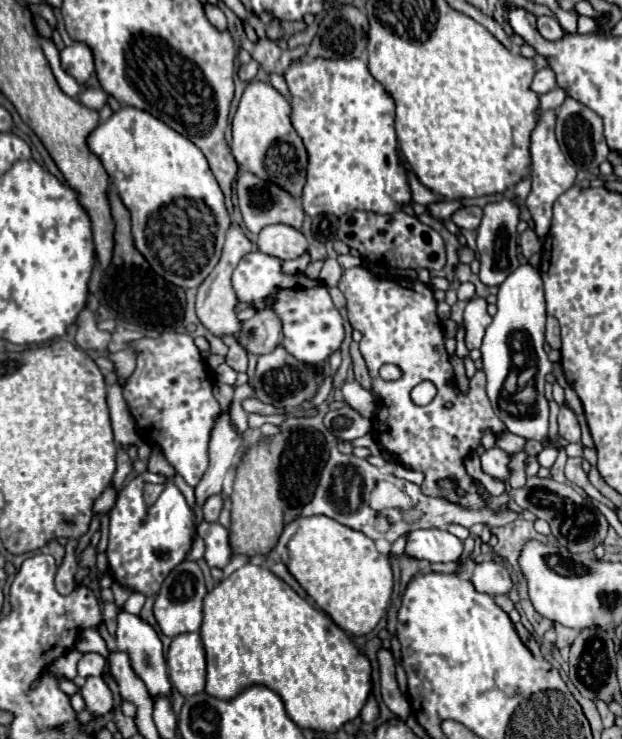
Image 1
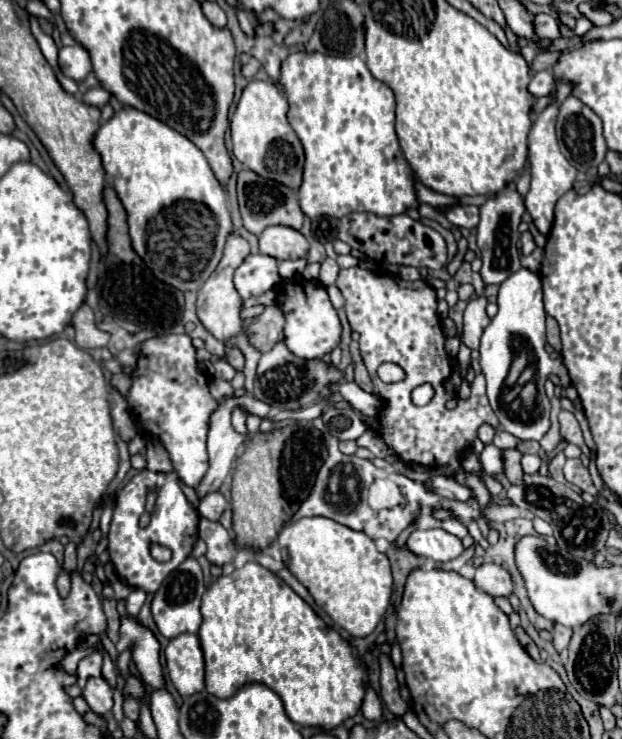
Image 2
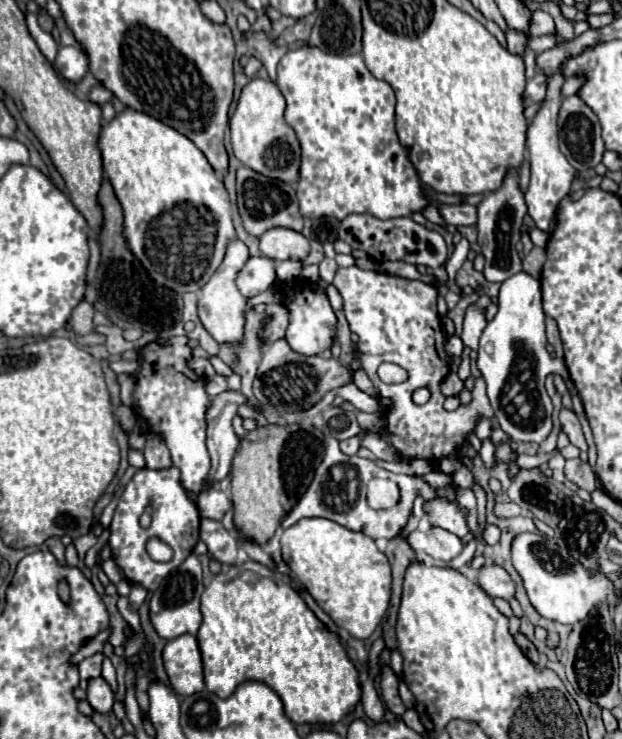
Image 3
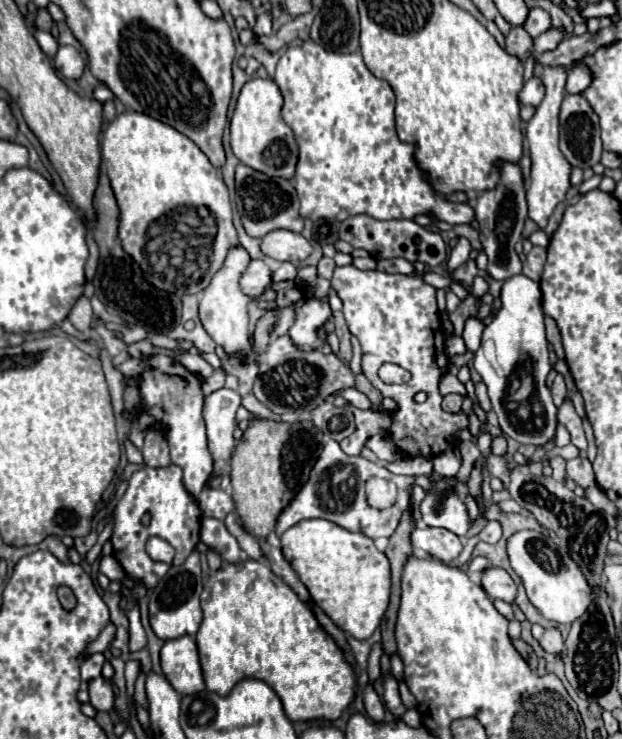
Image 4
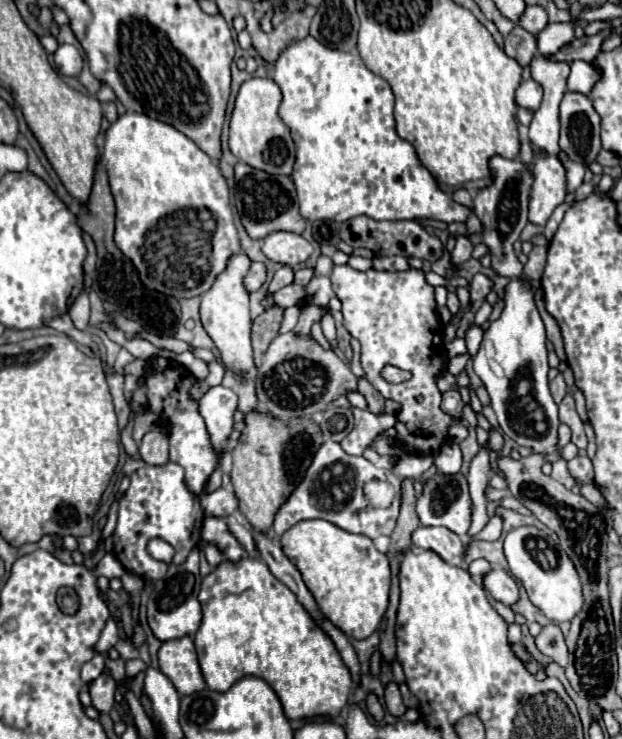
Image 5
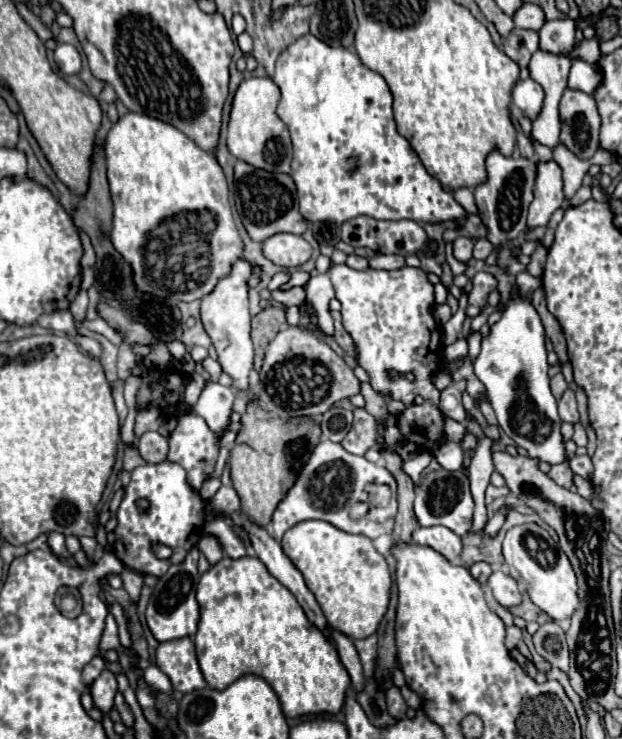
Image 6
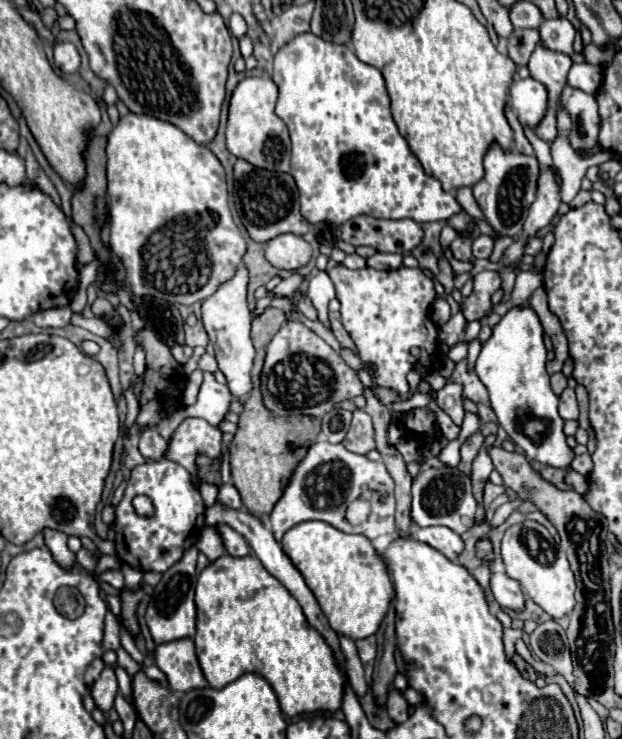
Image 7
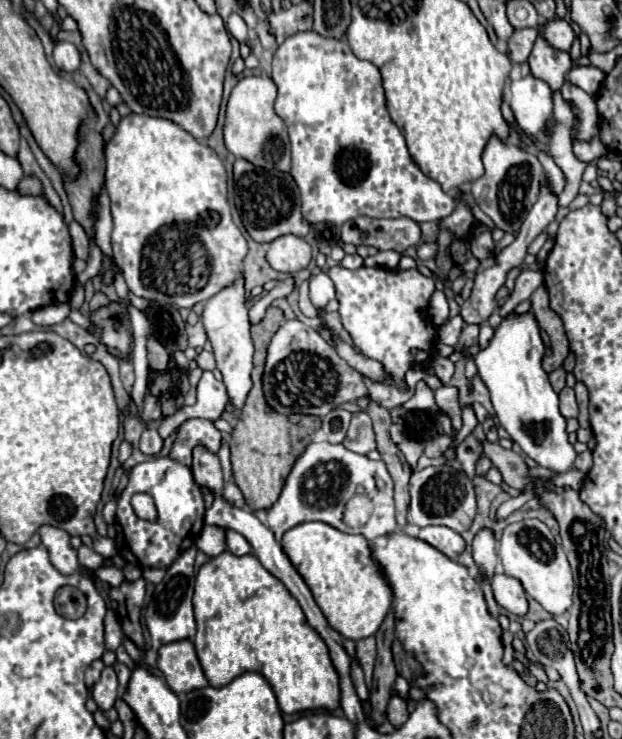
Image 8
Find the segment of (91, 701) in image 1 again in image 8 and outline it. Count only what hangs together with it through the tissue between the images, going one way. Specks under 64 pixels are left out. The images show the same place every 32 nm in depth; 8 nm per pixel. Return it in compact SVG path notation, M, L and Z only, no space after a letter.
M106 666L102 670L100 680L92 688L92 698L98 704L98 708L106 712L106 710L110 710L114 706L116 696L118 696L118 678L116 678L116 672L114 672L112 666Z

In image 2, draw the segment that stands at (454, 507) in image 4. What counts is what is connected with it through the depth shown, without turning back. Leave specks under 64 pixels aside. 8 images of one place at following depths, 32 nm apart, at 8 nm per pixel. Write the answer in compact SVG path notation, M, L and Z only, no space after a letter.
M438 512L436 516L442 520L442 526L444 526L444 530L448 530L450 534L458 536L460 540L462 540L464 536L468 536L468 528L466 528L462 522L458 522L458 520L454 520L454 518L448 518L448 512Z

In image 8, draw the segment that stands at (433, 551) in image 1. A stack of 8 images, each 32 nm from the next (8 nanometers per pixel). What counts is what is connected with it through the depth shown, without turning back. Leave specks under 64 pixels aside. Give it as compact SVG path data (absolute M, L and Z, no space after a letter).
M426 526L420 528L418 538L432 544L436 550L446 554L450 560L458 560L458 556L464 550L464 540L458 532L446 528L446 526Z

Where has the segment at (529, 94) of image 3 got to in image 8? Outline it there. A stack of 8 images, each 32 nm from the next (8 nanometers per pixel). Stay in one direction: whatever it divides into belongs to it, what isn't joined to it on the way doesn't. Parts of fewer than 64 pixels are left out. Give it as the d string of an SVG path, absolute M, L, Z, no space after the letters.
M526 76L510 84L510 94L510 106L520 128L542 142L550 142L550 138L542 134L552 118L552 92L548 84L534 76Z

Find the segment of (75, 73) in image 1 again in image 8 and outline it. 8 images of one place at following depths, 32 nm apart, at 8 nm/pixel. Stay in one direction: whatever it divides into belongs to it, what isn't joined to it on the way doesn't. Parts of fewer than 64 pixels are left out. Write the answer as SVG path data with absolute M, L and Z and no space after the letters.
M58 42L54 44L54 64L60 72L74 72L80 66L80 54L74 44Z

